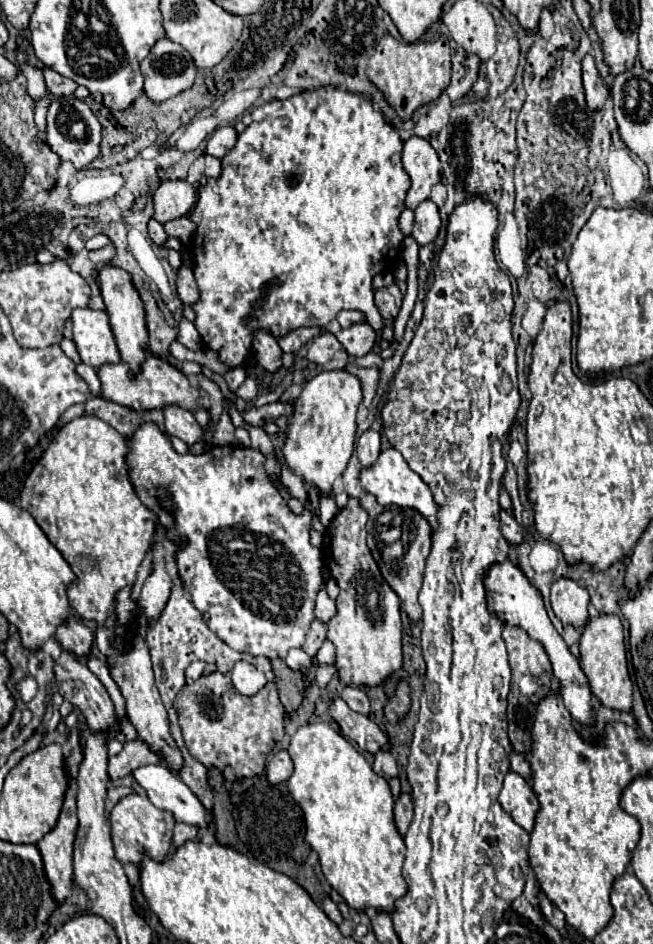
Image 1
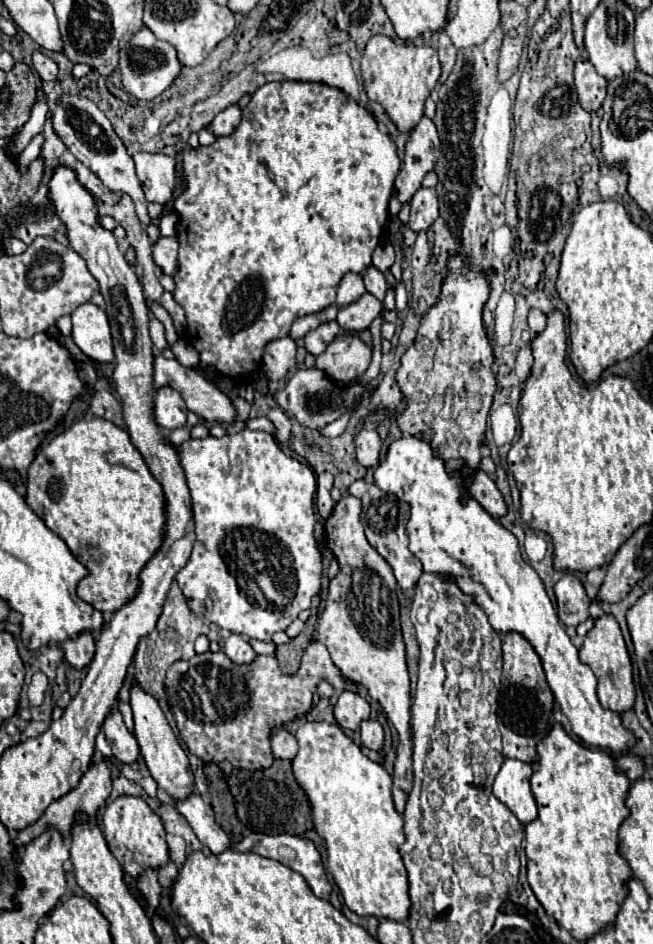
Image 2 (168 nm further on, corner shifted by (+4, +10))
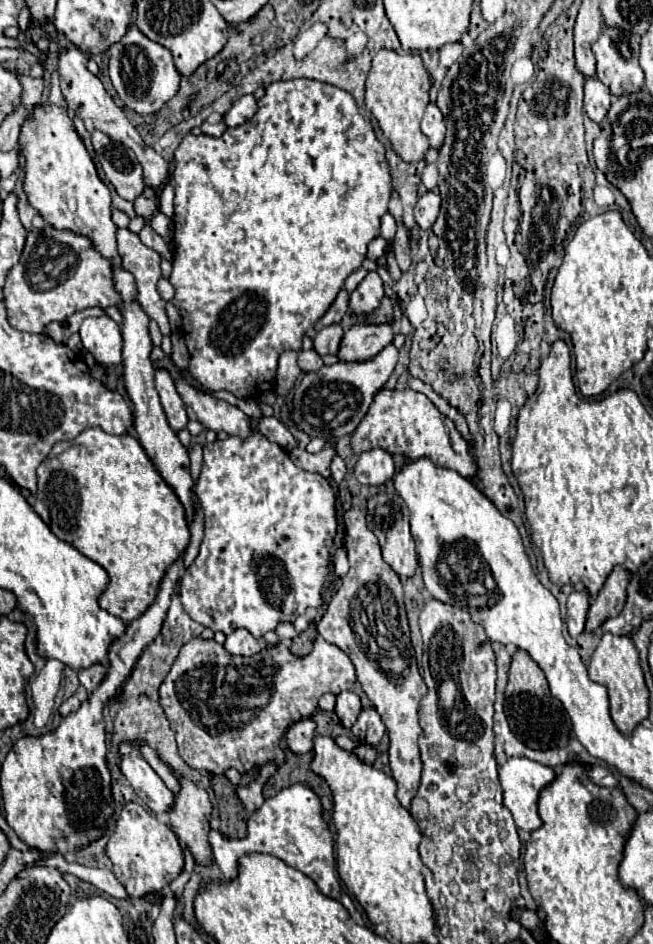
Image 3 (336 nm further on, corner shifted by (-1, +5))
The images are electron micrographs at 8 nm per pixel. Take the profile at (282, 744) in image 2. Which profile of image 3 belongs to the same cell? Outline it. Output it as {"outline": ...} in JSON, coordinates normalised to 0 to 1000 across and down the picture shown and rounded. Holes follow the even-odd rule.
{"outline":[[[467,761],[464,765],[452,765],[443,775],[436,778],[440,780],[440,790],[446,797],[452,799],[467,799],[479,792],[479,784],[482,784],[482,763],[479,761]]]}

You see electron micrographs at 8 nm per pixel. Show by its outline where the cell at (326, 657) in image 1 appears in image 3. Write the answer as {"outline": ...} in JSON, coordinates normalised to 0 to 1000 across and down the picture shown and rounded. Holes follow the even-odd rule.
{"outline":[[[296,676],[277,684],[256,718],[243,727],[243,746],[250,748],[262,773],[271,780],[274,801],[286,811],[296,816],[317,816],[323,820],[345,820],[348,814],[360,814],[372,820],[412,805],[421,805],[424,811],[430,811],[436,797],[427,792],[427,786],[443,769],[464,761],[476,761],[485,752],[485,742],[498,733],[519,735],[525,731],[541,731],[541,725],[544,708],[534,695],[495,676],[485,676],[479,689],[461,697],[443,693],[443,686],[433,680],[409,684],[387,695],[357,695],[348,693],[348,689],[329,678]]]}

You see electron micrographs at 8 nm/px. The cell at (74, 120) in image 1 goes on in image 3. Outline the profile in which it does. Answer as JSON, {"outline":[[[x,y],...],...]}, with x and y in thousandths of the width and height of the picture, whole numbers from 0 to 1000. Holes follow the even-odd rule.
{"outline":[[[139,140],[142,142],[142,153],[149,167],[158,176],[158,182],[164,191],[176,197],[179,206],[191,212],[207,212],[216,208],[222,193],[219,193],[219,182],[216,176],[201,159],[194,159],[188,153],[173,150],[155,140]]]}

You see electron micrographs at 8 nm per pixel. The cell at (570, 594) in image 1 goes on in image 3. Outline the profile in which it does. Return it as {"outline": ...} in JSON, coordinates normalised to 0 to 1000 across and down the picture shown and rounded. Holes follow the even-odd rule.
{"outline":[[[874,627],[868,636],[868,667],[881,676],[893,669],[896,657],[899,657],[899,646],[902,646],[902,631],[899,627]]]}

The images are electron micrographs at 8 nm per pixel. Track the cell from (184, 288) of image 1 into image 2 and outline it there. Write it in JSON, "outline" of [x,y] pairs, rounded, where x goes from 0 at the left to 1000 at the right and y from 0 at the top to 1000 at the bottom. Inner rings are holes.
{"outline":[[[245,251],[239,255],[236,279],[248,285],[248,289],[266,293],[266,285],[273,285],[273,253],[270,251]]]}

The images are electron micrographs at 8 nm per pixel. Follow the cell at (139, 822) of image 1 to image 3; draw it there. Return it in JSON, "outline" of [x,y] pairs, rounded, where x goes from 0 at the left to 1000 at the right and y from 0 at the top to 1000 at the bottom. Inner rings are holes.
{"outline":[[[191,852],[164,894],[164,907],[173,915],[176,930],[191,939],[198,949],[219,951],[231,945],[247,945],[280,922],[280,900],[265,879],[247,873],[213,852]]]}

